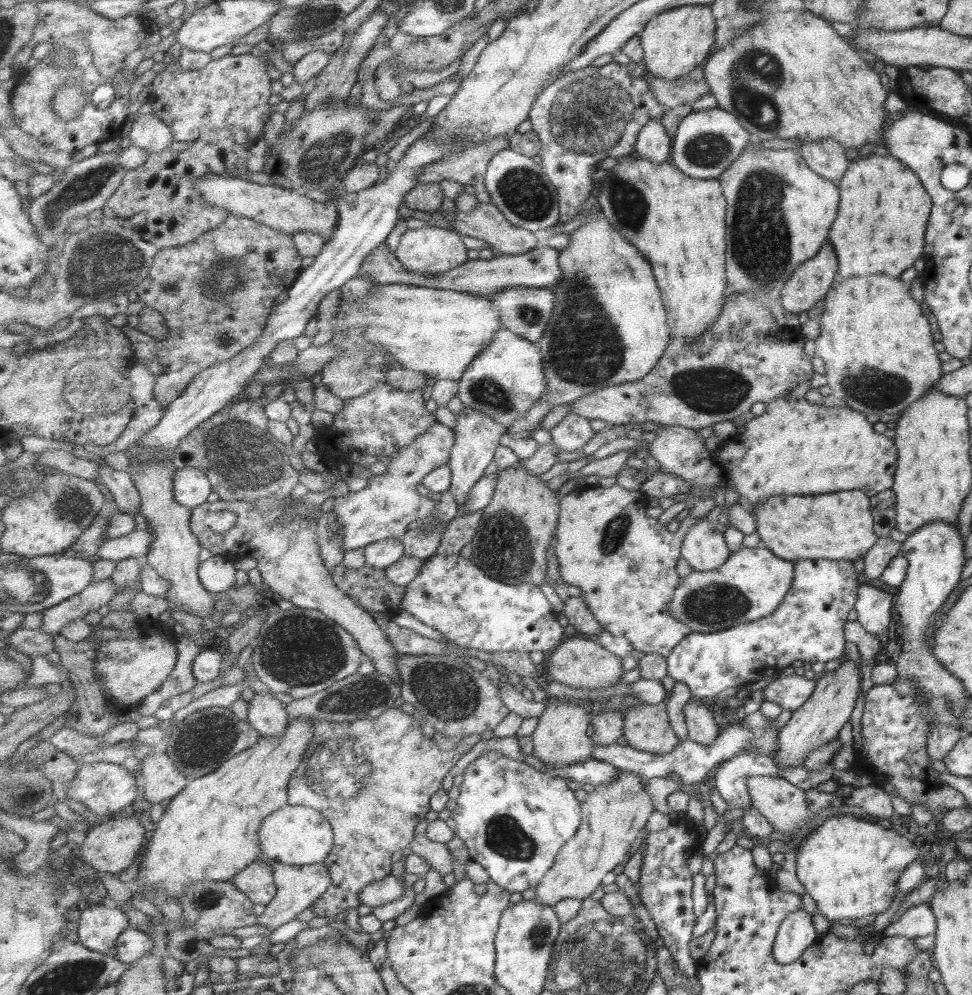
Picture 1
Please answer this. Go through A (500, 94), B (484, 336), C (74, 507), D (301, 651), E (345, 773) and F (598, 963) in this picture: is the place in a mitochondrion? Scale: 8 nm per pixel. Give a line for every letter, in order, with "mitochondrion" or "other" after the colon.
A: other
B: other
C: mitochondrion
D: mitochondrion
E: mitochondrion
F: mitochondrion

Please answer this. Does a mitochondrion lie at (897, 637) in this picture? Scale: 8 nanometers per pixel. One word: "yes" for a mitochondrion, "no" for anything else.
no

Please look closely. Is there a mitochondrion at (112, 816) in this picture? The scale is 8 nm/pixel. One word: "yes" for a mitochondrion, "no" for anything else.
no

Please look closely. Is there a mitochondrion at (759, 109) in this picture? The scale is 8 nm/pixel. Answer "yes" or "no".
yes

